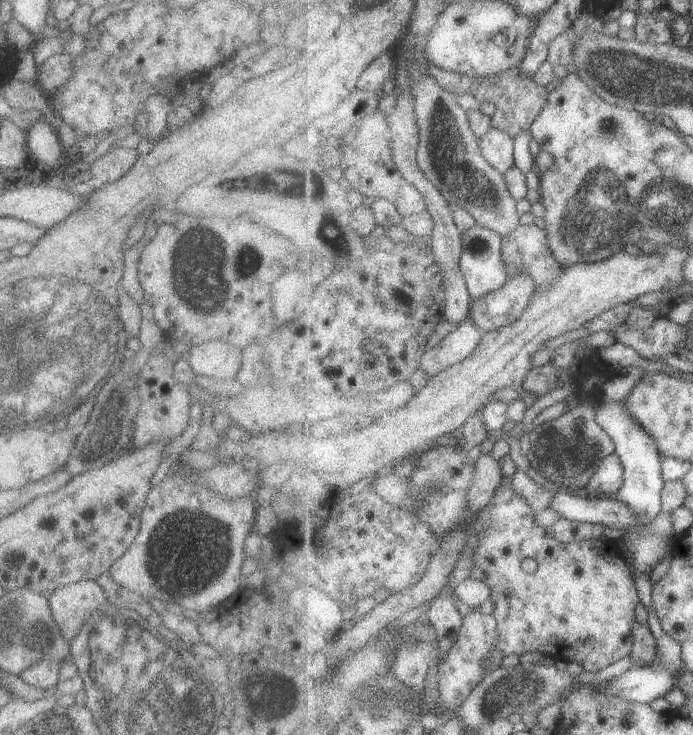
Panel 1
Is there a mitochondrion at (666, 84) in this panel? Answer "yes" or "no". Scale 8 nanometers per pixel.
yes

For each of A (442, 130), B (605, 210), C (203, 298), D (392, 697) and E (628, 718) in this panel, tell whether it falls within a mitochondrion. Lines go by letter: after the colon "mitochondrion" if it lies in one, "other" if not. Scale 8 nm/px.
A: mitochondrion
B: mitochondrion
C: mitochondrion
D: mitochondrion
E: mitochondrion

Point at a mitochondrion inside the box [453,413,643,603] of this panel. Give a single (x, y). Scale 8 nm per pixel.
(558, 452)

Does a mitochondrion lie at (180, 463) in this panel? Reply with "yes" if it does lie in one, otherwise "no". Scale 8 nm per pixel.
no

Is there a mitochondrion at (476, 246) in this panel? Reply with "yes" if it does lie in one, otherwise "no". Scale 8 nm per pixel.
no

